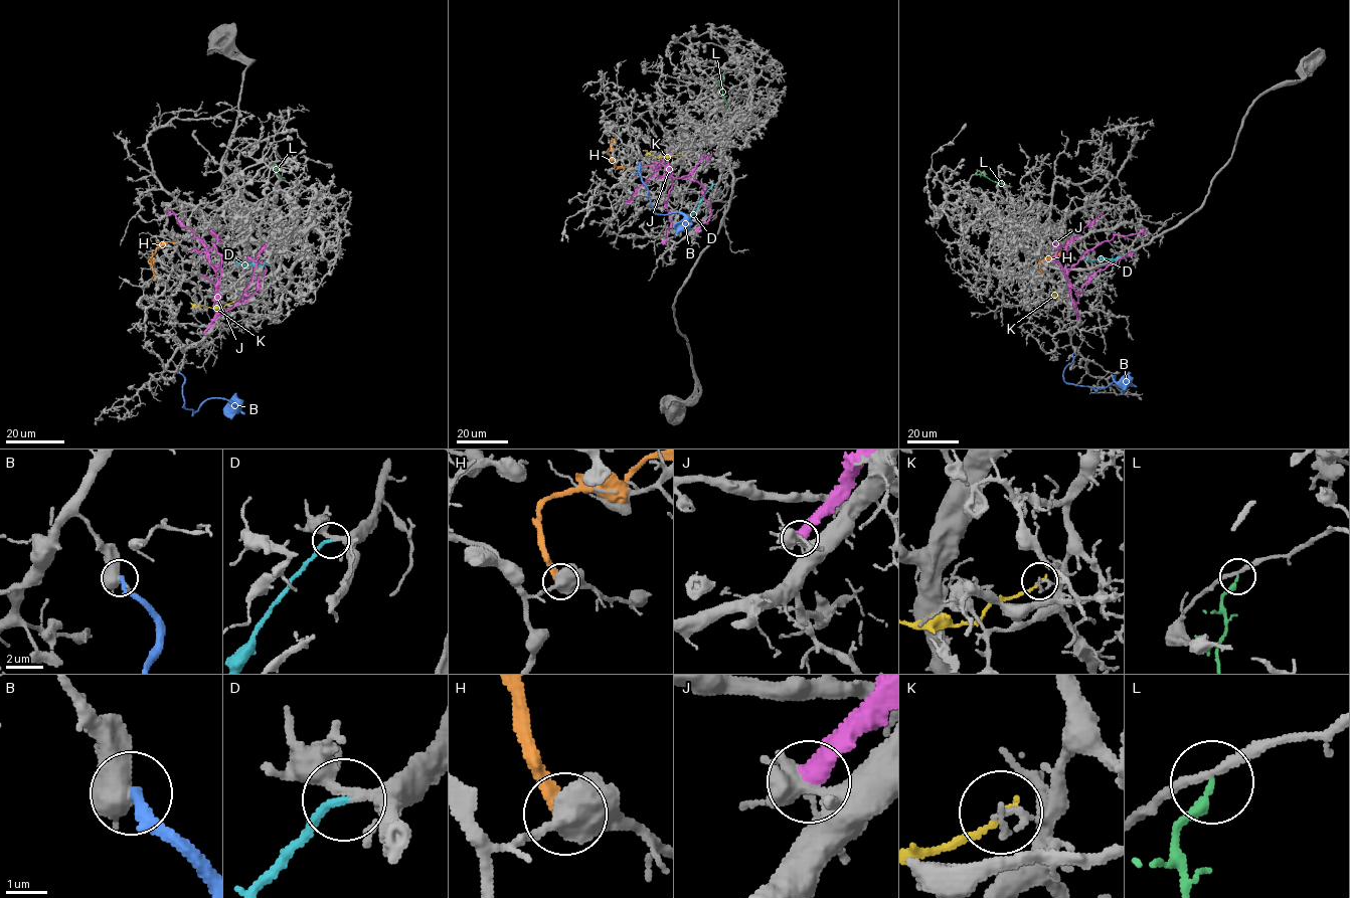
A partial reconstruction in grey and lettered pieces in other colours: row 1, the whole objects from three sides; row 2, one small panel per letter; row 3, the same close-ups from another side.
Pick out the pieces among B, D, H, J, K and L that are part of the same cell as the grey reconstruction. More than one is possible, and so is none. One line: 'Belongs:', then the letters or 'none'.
Belongs: D

